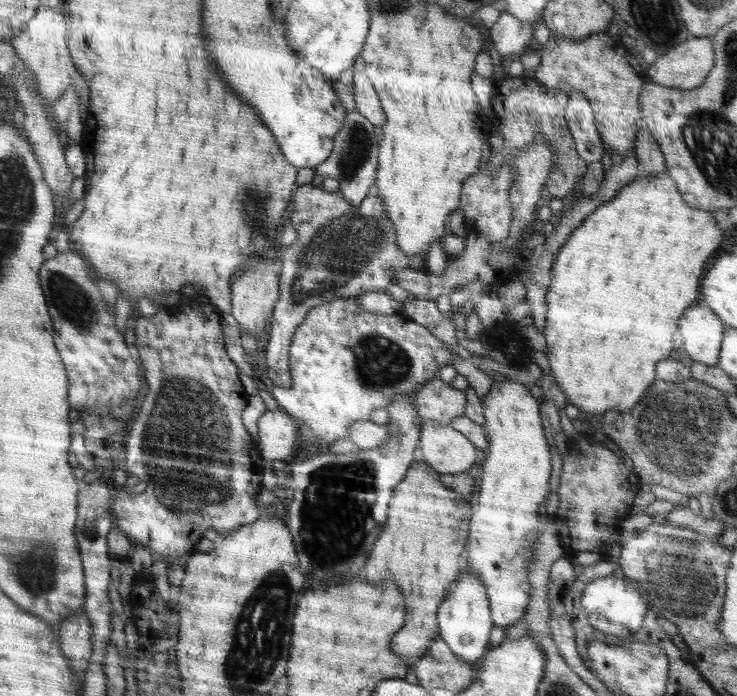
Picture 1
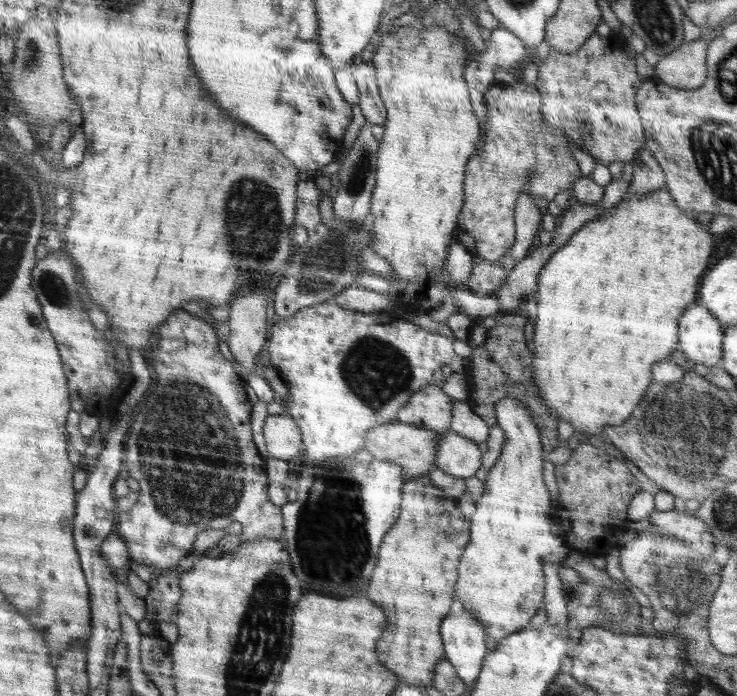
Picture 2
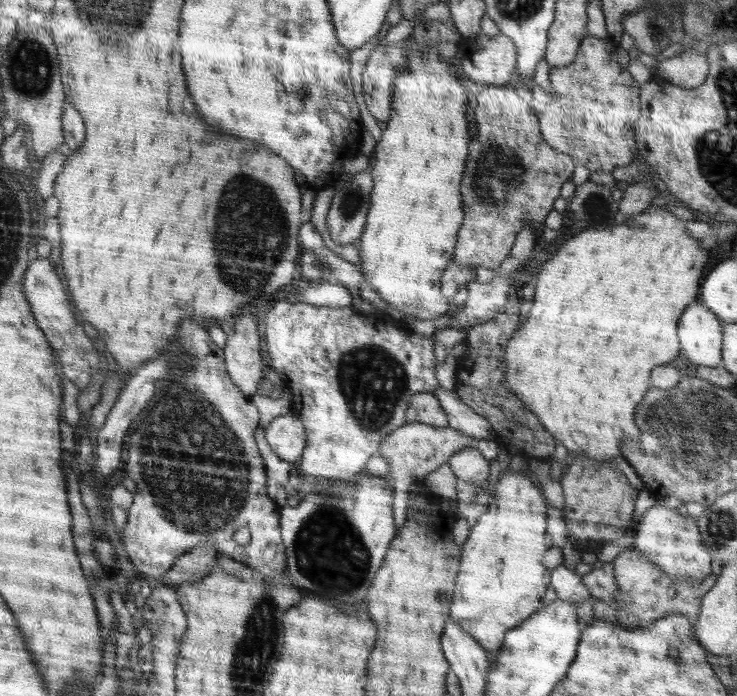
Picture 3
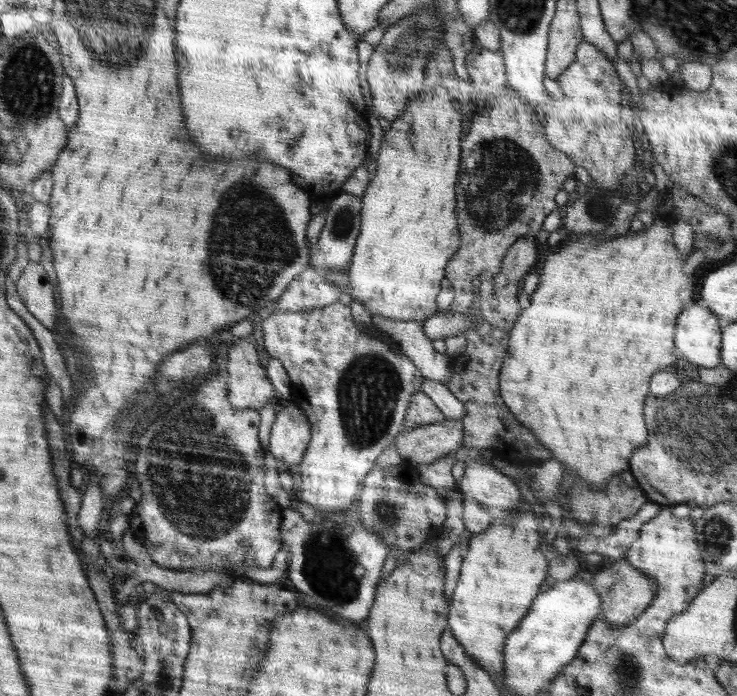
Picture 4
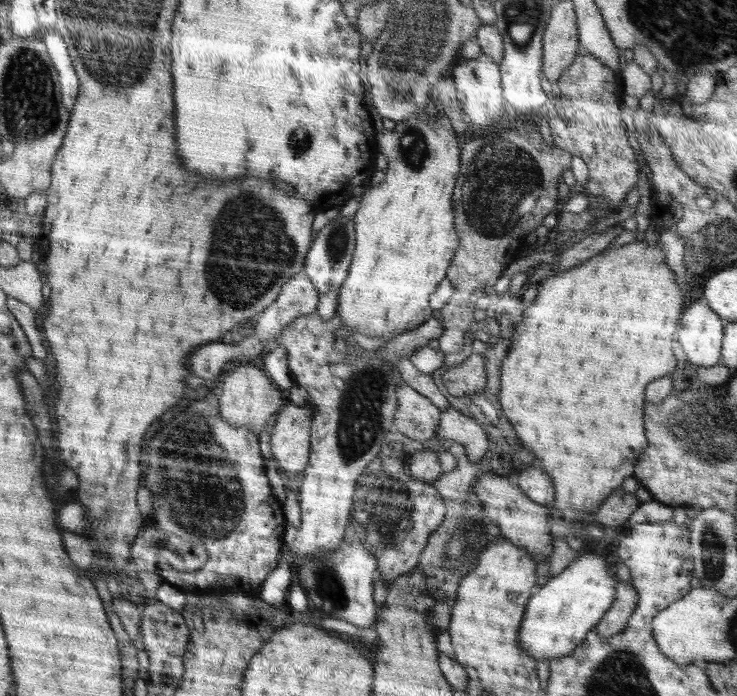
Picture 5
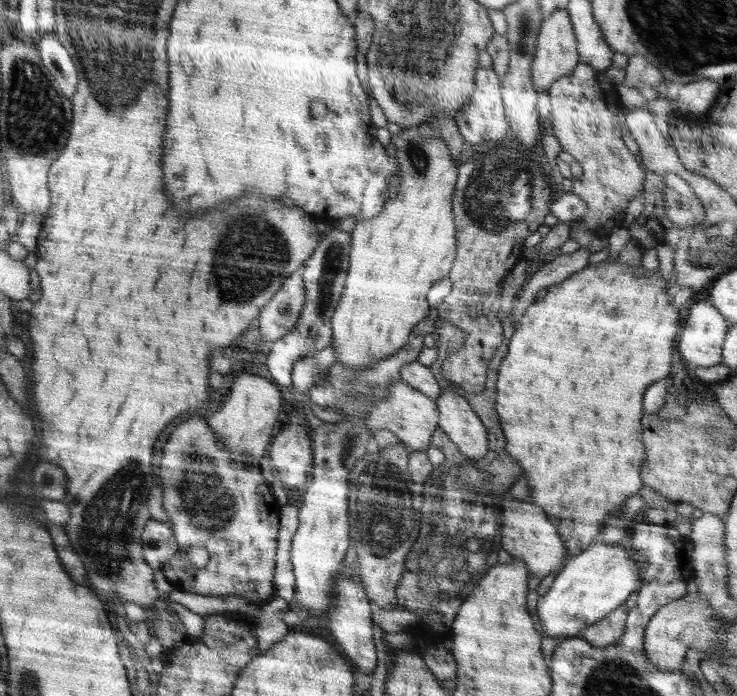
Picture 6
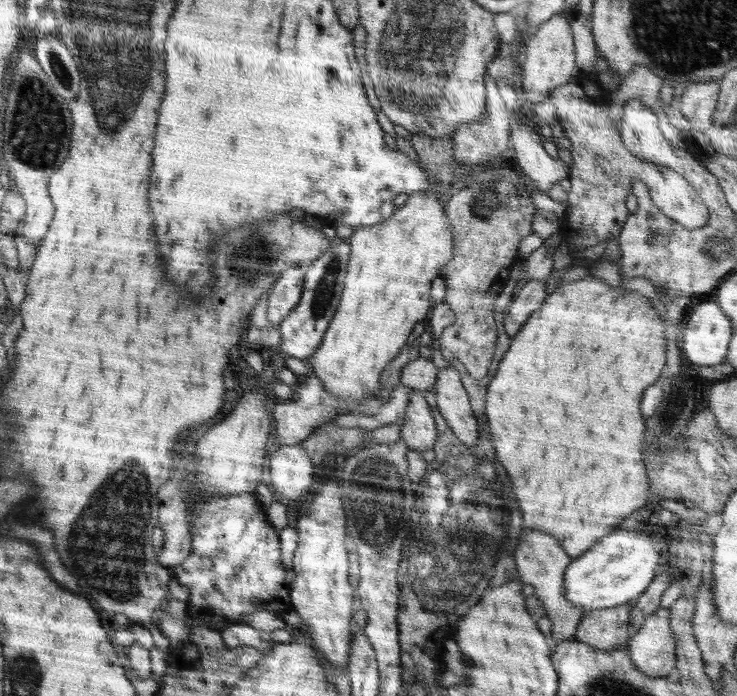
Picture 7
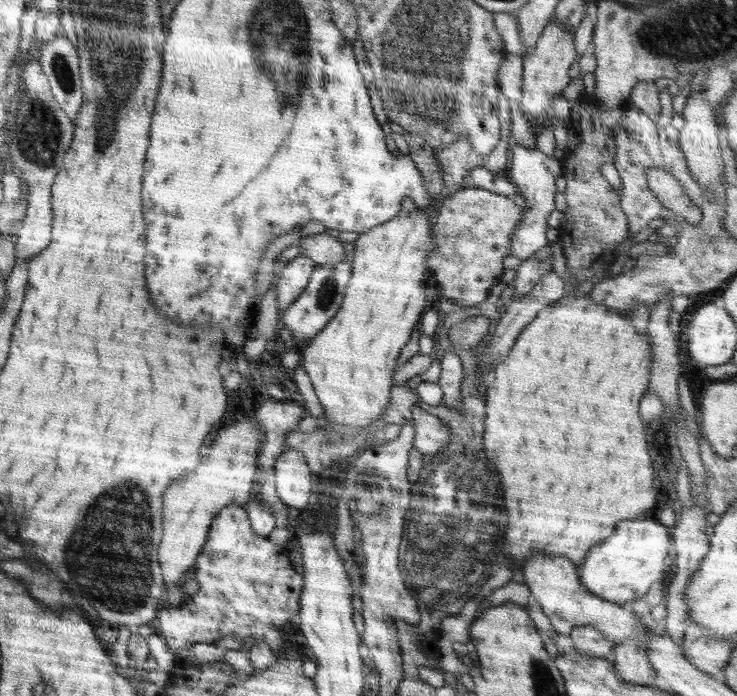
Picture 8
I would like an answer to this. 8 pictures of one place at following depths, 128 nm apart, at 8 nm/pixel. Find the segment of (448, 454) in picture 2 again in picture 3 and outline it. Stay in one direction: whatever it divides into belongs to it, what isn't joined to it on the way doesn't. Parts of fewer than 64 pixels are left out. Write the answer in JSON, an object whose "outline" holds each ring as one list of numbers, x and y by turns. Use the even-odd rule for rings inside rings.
{"outline":[[466,447,455,452,448,460,456,478,475,485,485,485,489,476,489,461,476,447]]}

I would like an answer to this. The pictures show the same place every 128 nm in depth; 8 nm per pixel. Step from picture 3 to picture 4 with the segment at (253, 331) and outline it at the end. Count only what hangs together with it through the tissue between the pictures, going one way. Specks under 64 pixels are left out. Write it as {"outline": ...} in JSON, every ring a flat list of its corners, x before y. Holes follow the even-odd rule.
{"outline":[[239,339,234,346,225,349,227,355,226,372,229,374,228,400,229,403,238,410,256,409,260,410,266,403,276,403,278,396,268,380,265,368,260,364,260,358,256,353,254,344,249,339]]}

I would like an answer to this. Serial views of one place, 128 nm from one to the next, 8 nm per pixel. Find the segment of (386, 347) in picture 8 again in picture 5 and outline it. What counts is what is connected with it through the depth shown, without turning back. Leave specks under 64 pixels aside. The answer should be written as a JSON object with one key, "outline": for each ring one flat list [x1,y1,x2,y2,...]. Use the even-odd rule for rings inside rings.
{"outline":[[420,112,420,115,410,117,408,120,396,123,394,130,382,131,377,134,377,146,384,156,386,156,388,167,385,169,385,178,379,184,371,187,363,194,364,198,360,202,360,208,353,217,355,222,355,251,352,262,343,285,340,287,339,297,337,300,336,313,340,315,343,332,360,332,371,337,384,338,388,342,393,336,399,335,406,331,411,331,419,327,425,320,432,317,433,308,430,306,430,295,438,288,441,280,446,279,446,271,449,263,456,254,459,245,459,236,455,229,455,214,452,212,452,190,456,186,458,174,460,174,460,157,461,149,458,143,458,137,454,134,450,119,446,115,428,118,426,112]]}

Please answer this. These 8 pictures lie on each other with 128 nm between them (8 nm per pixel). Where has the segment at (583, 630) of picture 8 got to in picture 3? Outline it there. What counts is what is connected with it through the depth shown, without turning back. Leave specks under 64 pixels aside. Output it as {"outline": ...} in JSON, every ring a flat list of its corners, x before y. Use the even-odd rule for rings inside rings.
{"outline":[[636,549,628,550,620,553,613,561,614,582,620,589,620,594,613,598,614,604,620,608,616,611,618,622,625,628,632,626,649,626,668,615,684,615,690,624,696,625,698,619,698,611,700,611,700,601,704,595,716,585,717,576,712,573,702,580,700,584,692,584,692,582,674,582,664,574,650,560,644,560,644,556,640,558,640,552]]}

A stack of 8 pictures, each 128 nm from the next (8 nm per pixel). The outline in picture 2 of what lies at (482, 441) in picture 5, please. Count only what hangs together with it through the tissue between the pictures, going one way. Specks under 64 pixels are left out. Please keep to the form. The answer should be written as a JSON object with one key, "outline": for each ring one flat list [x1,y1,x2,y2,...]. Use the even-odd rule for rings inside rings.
{"outline":[[396,421,381,424,370,430,365,436,365,450,378,460,387,460,399,464,402,467,403,480,405,481,419,477,434,468,437,440,440,437,440,433,436,431]]}

